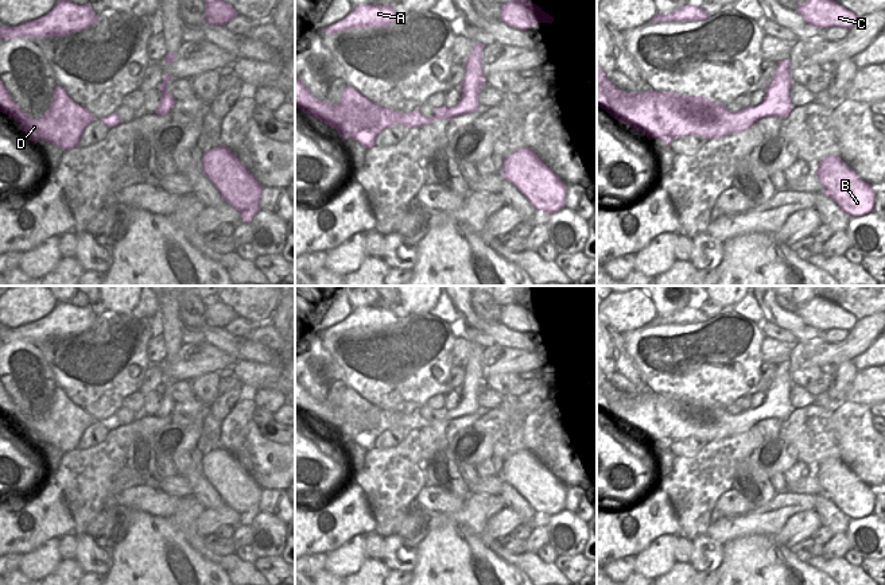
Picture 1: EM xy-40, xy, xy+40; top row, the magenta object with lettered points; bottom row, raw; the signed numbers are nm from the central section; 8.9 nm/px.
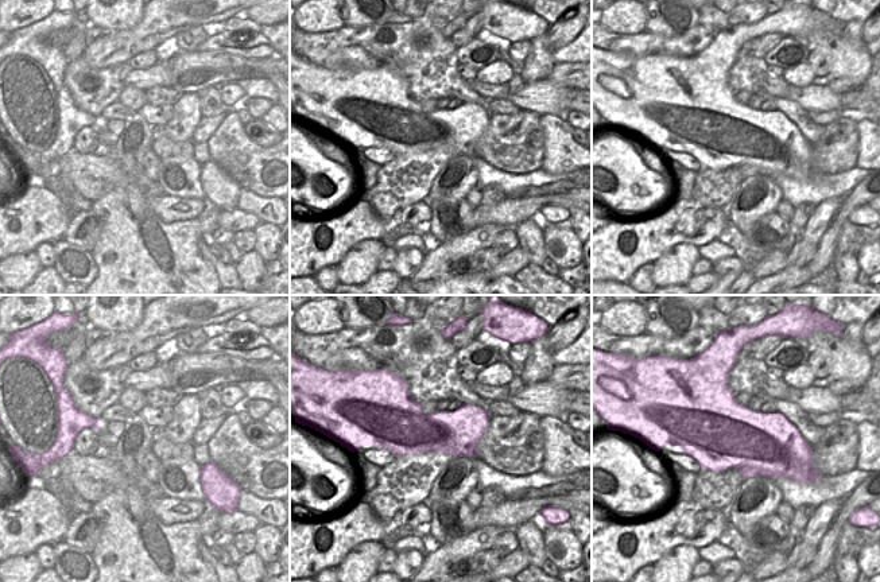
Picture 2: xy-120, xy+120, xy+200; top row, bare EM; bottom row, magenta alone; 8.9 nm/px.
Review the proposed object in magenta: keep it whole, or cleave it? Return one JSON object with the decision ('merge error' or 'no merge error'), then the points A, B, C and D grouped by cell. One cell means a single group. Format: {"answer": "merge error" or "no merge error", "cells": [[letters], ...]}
{"answer": "merge error", "cells": [["A", "D"], ["B", "C"]]}

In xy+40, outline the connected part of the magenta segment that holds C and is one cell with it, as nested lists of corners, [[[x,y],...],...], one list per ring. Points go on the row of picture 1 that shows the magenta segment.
[[[807,0],[796,11],[807,24],[823,30],[831,27],[849,30],[857,20],[851,11],[834,0]]]

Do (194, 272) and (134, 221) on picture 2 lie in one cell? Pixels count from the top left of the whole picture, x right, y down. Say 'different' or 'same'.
same

